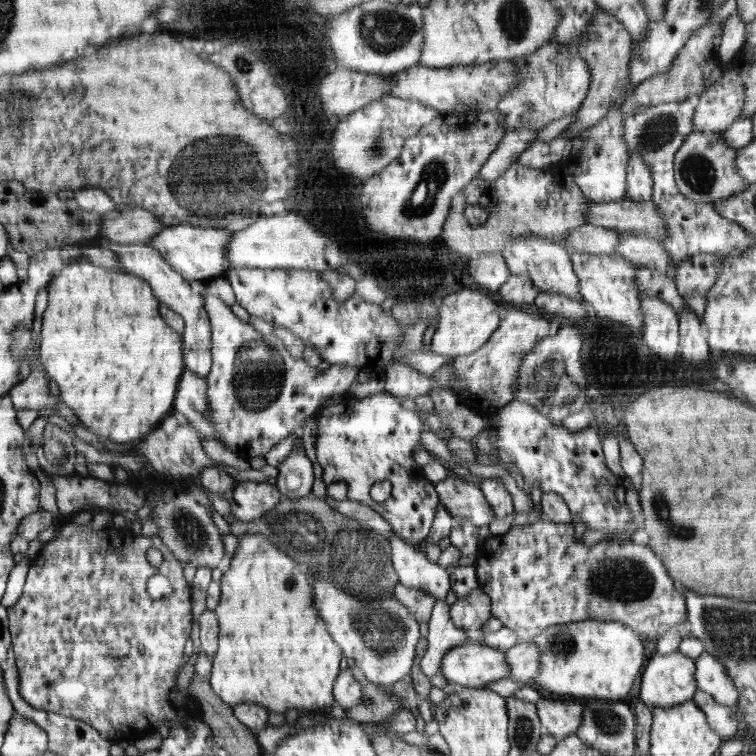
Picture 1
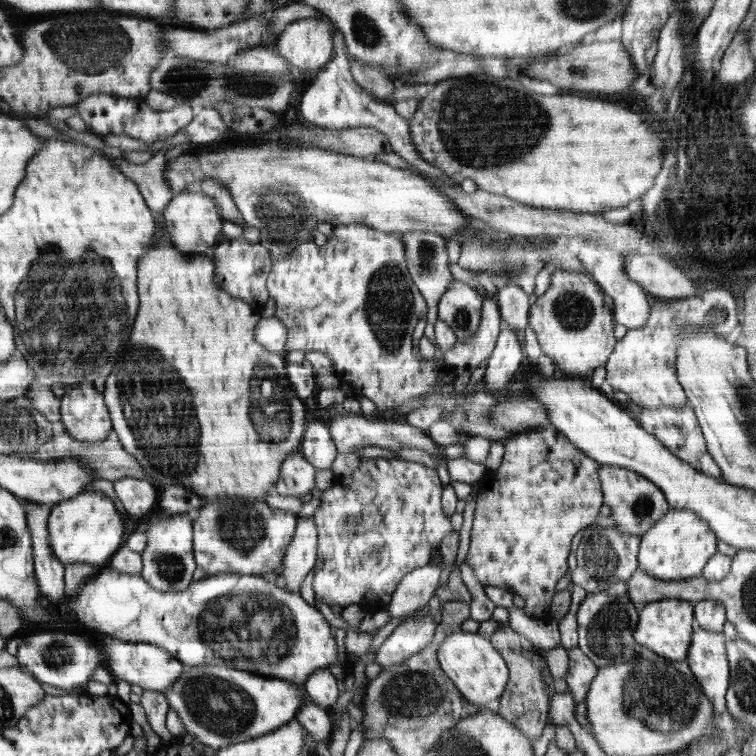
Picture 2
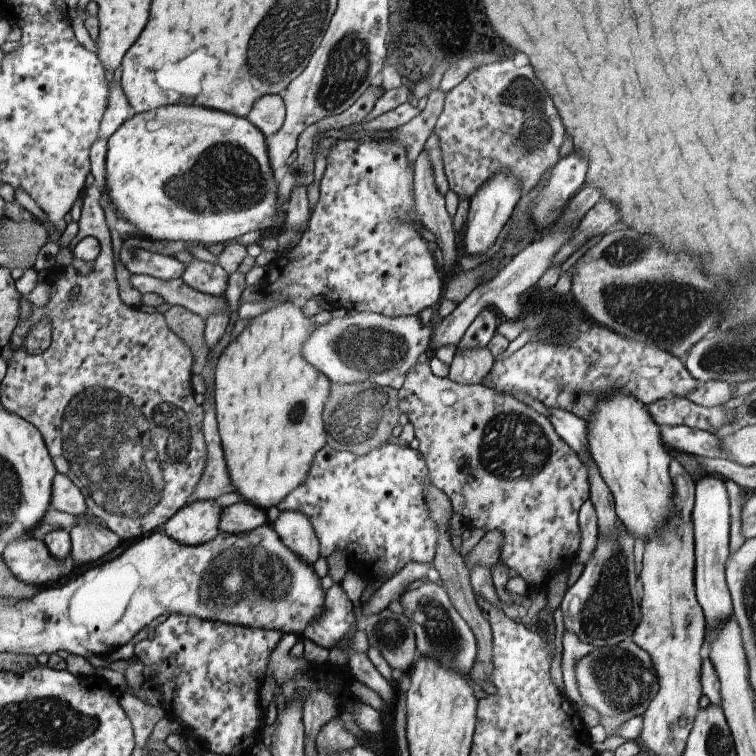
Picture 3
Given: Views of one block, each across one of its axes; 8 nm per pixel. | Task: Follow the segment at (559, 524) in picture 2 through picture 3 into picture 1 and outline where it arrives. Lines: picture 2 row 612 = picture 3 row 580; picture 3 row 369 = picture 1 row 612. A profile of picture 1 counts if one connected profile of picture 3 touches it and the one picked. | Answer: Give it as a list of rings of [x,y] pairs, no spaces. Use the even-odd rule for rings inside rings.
[[[398,582],[394,587],[392,597],[404,603],[419,624],[429,623],[429,619],[438,613],[436,599],[432,594],[426,594],[425,591],[406,587]]]

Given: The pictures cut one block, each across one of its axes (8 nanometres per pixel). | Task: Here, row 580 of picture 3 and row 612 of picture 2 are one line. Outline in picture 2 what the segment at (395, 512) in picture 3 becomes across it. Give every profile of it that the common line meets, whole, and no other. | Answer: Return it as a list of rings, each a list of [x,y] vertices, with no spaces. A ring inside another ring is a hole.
[[[374,457],[366,459],[359,464],[359,467],[348,477],[336,477],[333,486],[326,490],[312,489],[310,496],[319,498],[320,505],[312,518],[317,526],[317,562],[314,566],[313,589],[316,594],[316,599],[320,602],[329,605],[331,608],[340,610],[349,605],[356,604],[367,613],[374,613],[385,611],[392,600],[392,593],[398,587],[400,580],[406,574],[412,572],[416,568],[424,567],[424,564],[430,564],[430,557],[432,557],[432,548],[440,548],[440,542],[444,536],[450,536],[452,532],[452,524],[446,518],[444,507],[440,504],[440,496],[442,496],[442,483],[440,482],[440,475],[436,469],[426,466],[424,463],[420,464],[414,461],[404,459]]]

